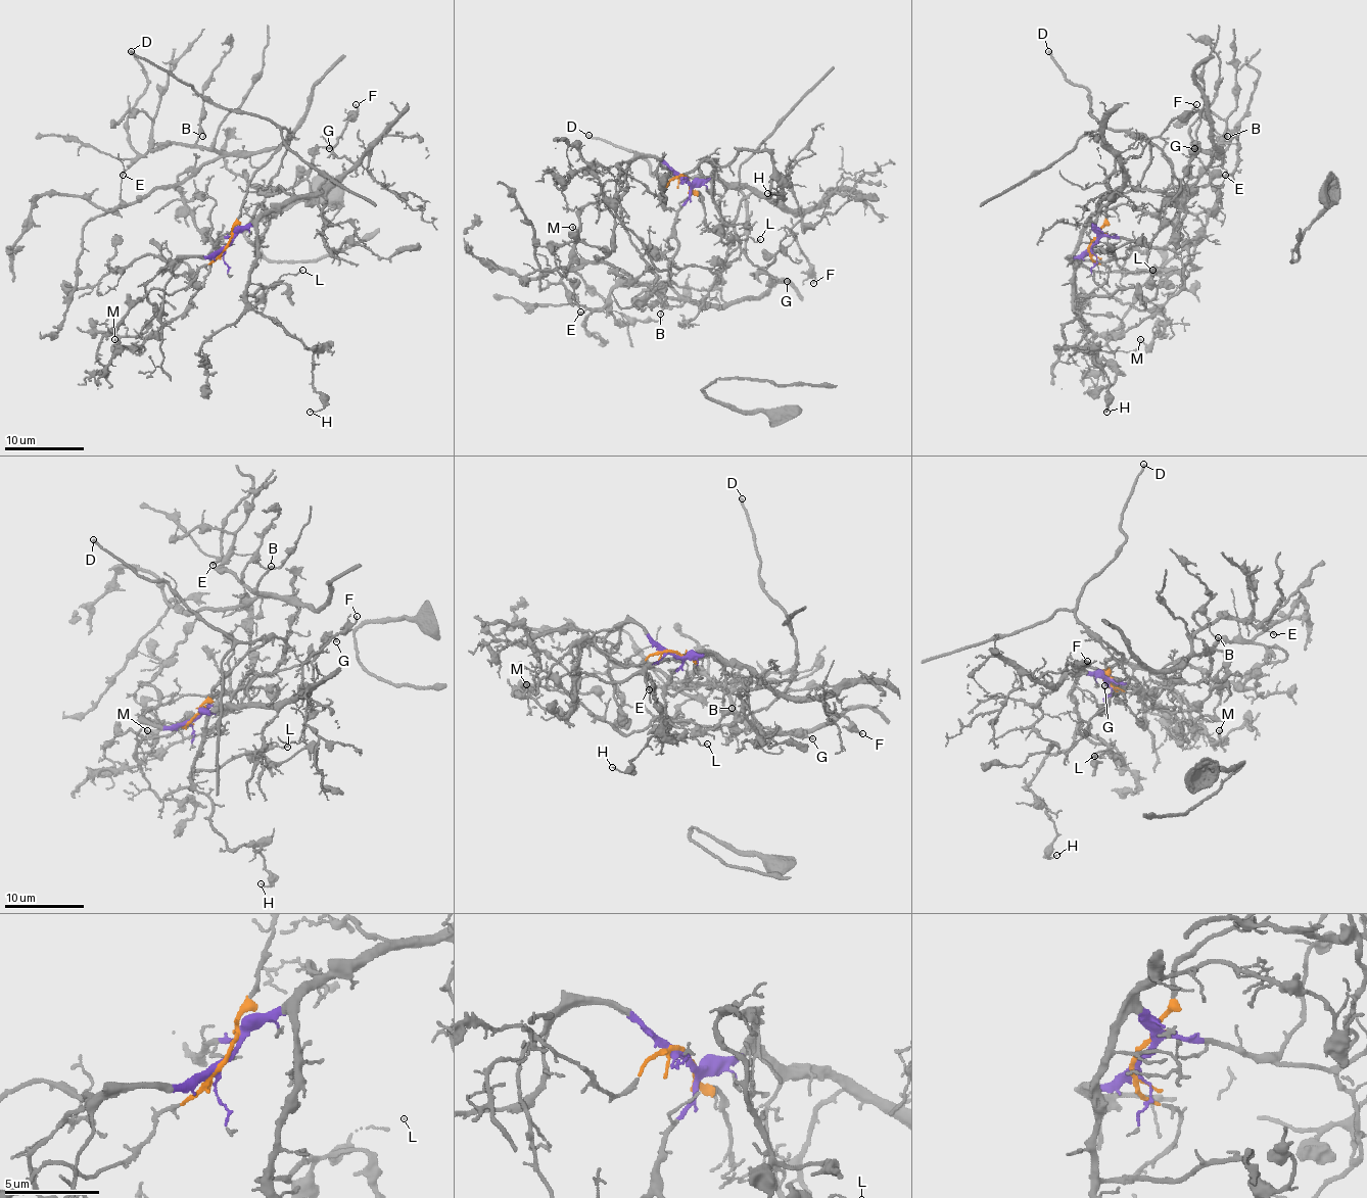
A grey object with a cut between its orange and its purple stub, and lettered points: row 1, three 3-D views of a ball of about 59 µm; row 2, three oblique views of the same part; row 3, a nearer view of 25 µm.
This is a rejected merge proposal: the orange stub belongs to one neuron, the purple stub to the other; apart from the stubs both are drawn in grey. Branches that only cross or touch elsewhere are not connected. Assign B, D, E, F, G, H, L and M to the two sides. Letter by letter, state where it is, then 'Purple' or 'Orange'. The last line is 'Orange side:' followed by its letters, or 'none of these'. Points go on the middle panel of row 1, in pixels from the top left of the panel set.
B: Place: (660, 314). Purple
D: Place: (588, 135). Orange
E: Place: (580, 312). Purple
F: Place: (813, 283). Purple
G: Place: (787, 281). Purple
H: Place: (767, 193). Purple
L: Place: (760, 239). Purple
M: Place: (572, 227). Purple
Orange side: D

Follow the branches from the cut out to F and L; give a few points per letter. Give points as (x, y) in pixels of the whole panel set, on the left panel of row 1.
F: (228, 244), (260, 217), (301, 197), (323, 193), (354, 164), (339, 156), (333, 145), (358, 109), (356, 105)
L: (228, 244), (249, 227), (255, 231), (255, 260), (241, 296), (264, 288), (264, 300), (281, 275), (301, 271)

